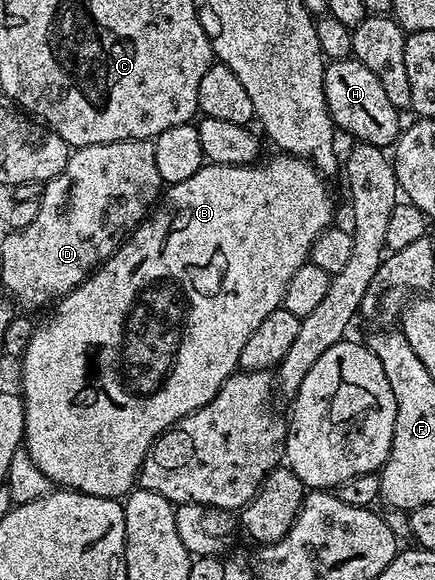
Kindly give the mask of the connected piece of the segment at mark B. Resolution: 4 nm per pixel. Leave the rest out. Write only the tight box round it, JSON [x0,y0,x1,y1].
[19,154,333,498]

